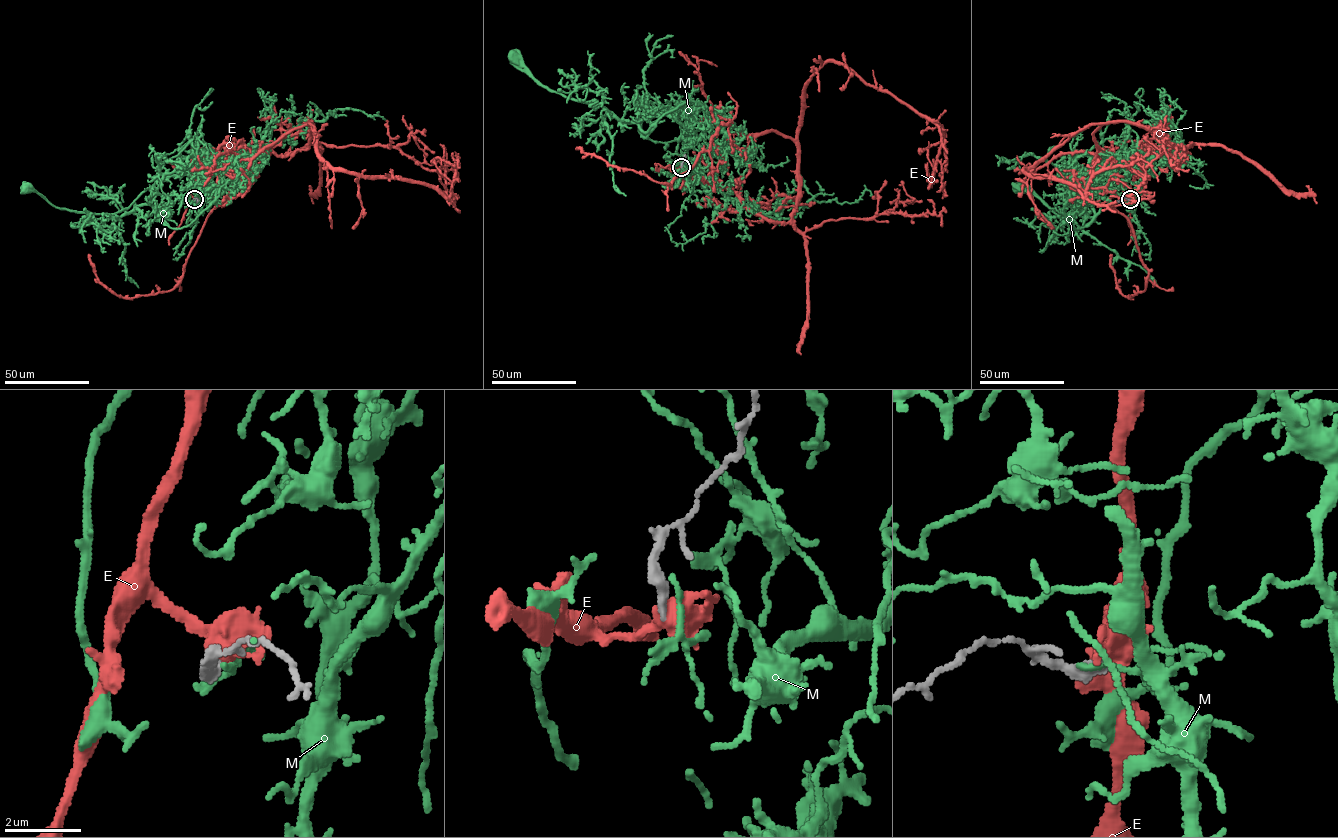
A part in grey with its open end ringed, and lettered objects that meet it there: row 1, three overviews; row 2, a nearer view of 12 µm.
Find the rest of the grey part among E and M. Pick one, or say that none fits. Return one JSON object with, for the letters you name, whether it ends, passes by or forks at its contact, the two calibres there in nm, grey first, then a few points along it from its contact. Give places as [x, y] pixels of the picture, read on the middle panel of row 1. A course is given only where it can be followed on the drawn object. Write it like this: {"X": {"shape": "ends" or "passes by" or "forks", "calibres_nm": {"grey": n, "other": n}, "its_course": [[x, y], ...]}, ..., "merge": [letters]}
{"merge": []}

